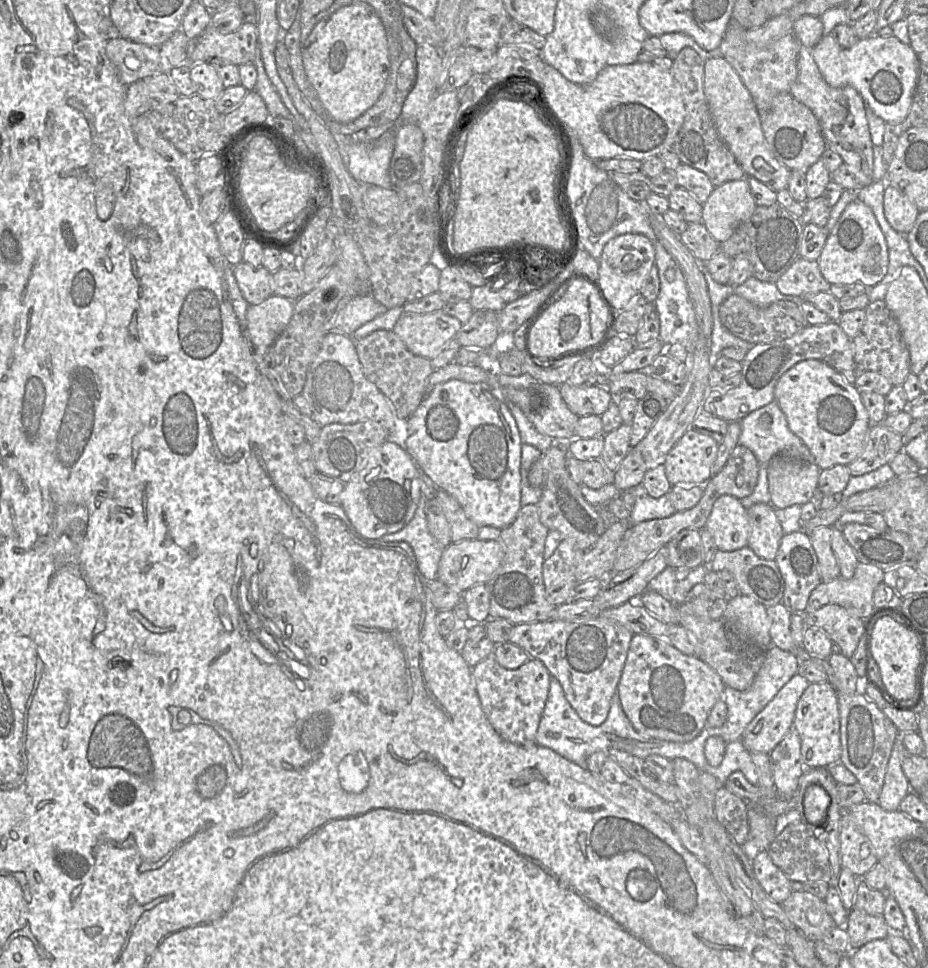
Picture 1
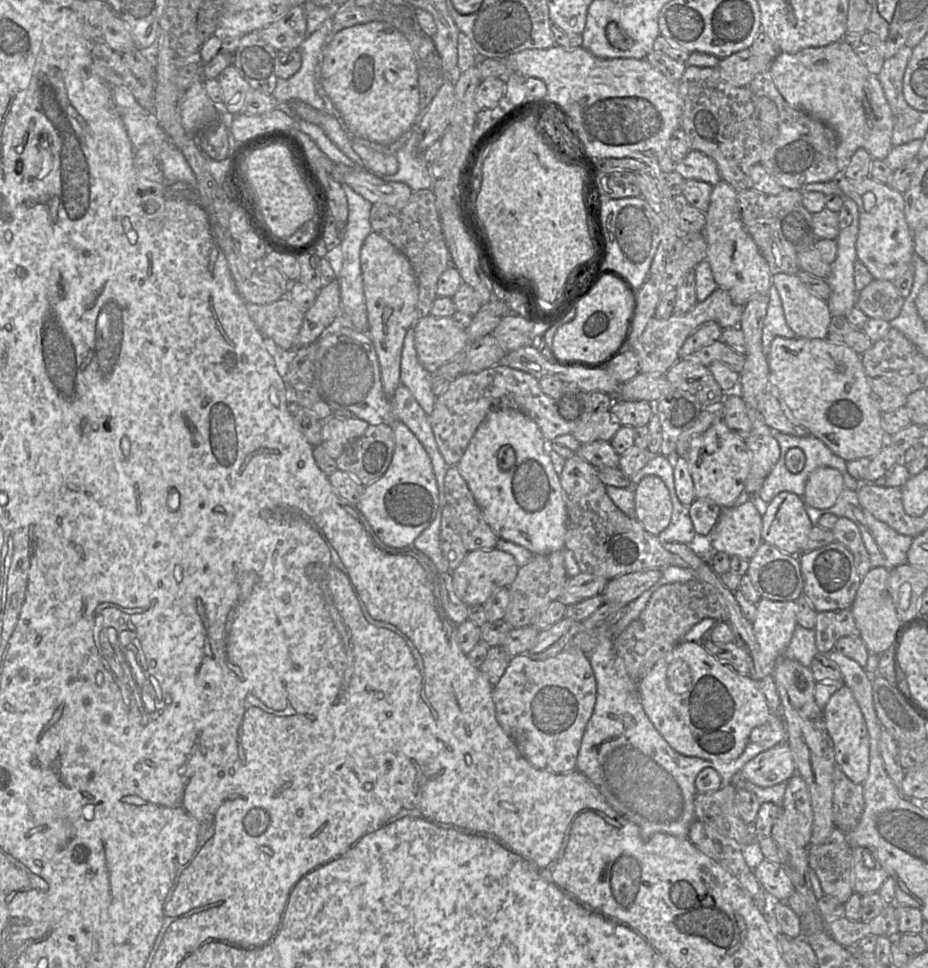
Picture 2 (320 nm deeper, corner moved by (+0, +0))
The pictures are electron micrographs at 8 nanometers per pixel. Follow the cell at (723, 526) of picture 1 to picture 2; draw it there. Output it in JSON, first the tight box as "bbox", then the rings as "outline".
{"bbox":[711,492,764,560],"outline":[[[744,492],[742,499],[737,501],[737,505],[725,510],[711,534],[712,548],[716,552],[726,553],[728,556],[736,556],[743,560],[750,560],[763,543],[762,513],[764,505],[756,505],[753,500],[749,500],[748,494]]]}

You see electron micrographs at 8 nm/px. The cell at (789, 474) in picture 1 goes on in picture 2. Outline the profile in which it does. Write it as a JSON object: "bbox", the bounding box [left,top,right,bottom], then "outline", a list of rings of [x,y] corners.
{"bbox":[802,467,844,509],"outline":[[[820,467],[810,473],[802,499],[807,506],[827,509],[836,503],[844,489],[844,480],[838,470]]]}

